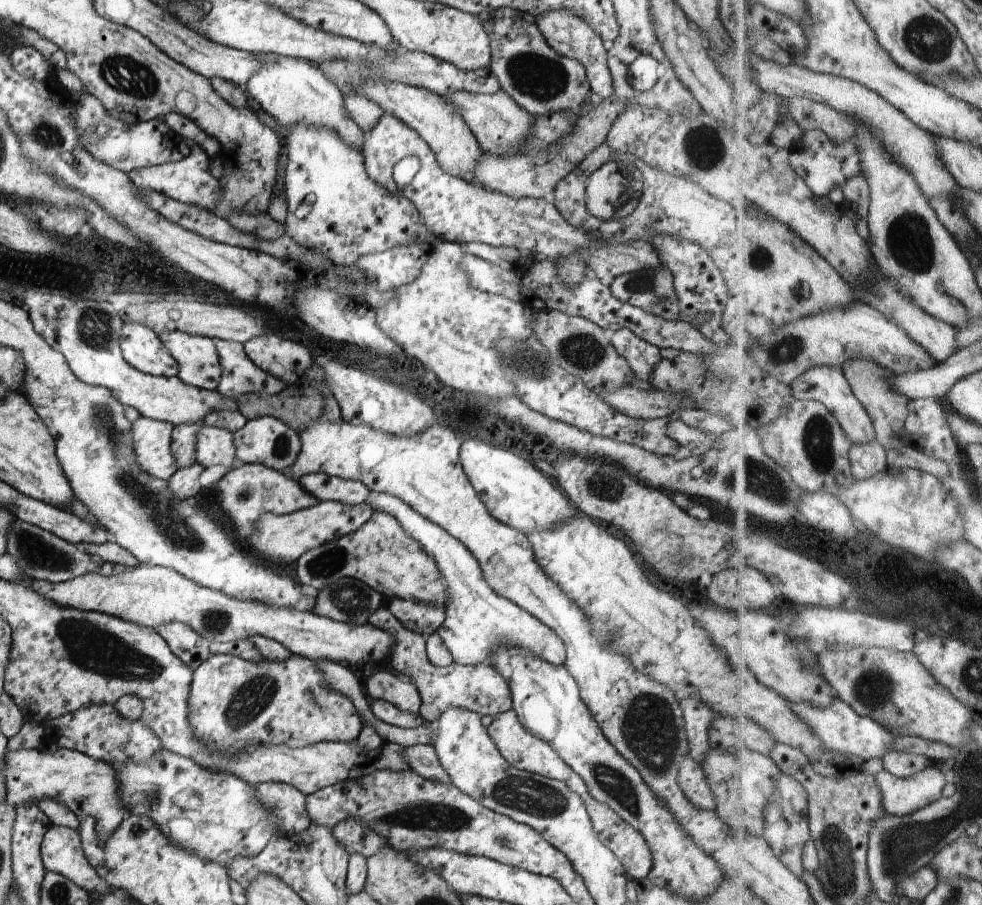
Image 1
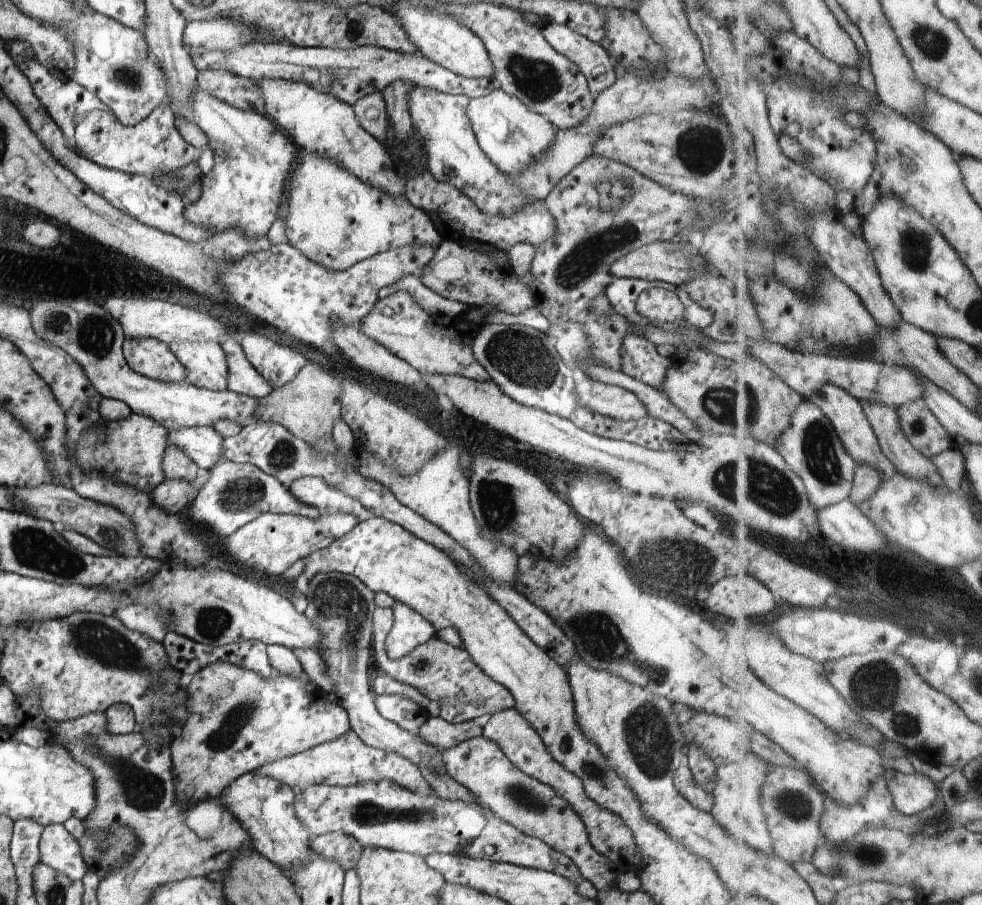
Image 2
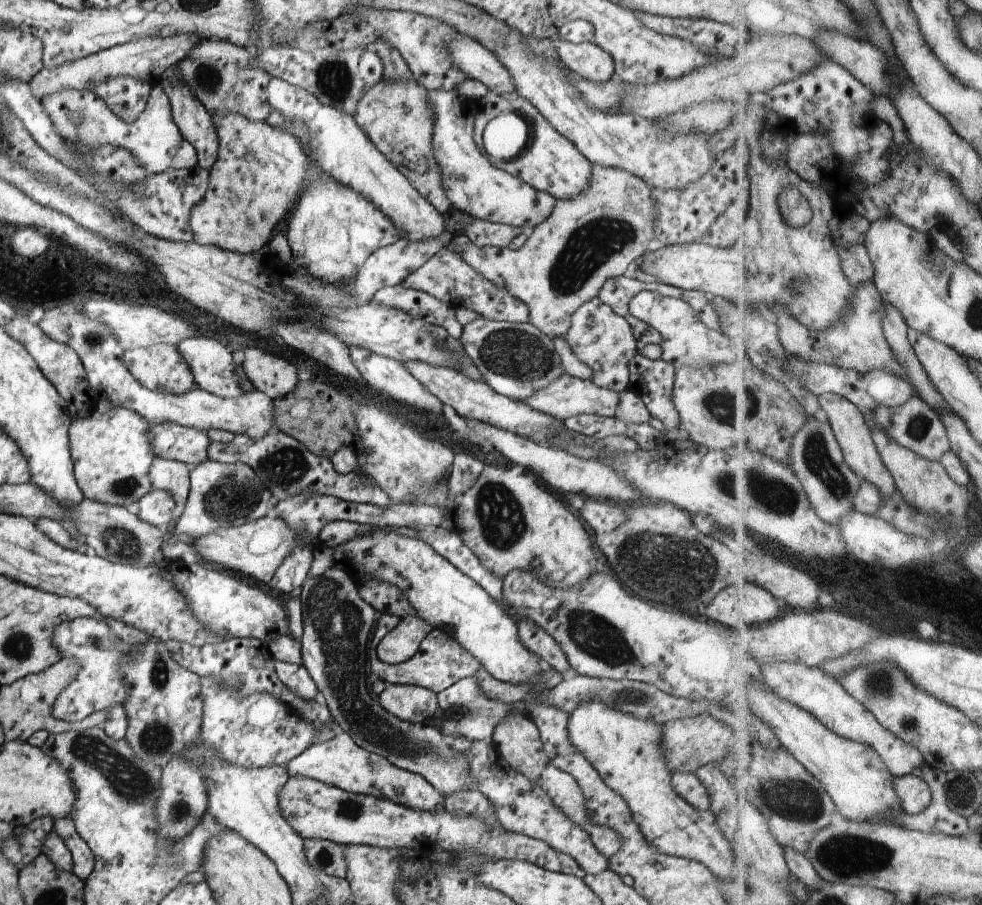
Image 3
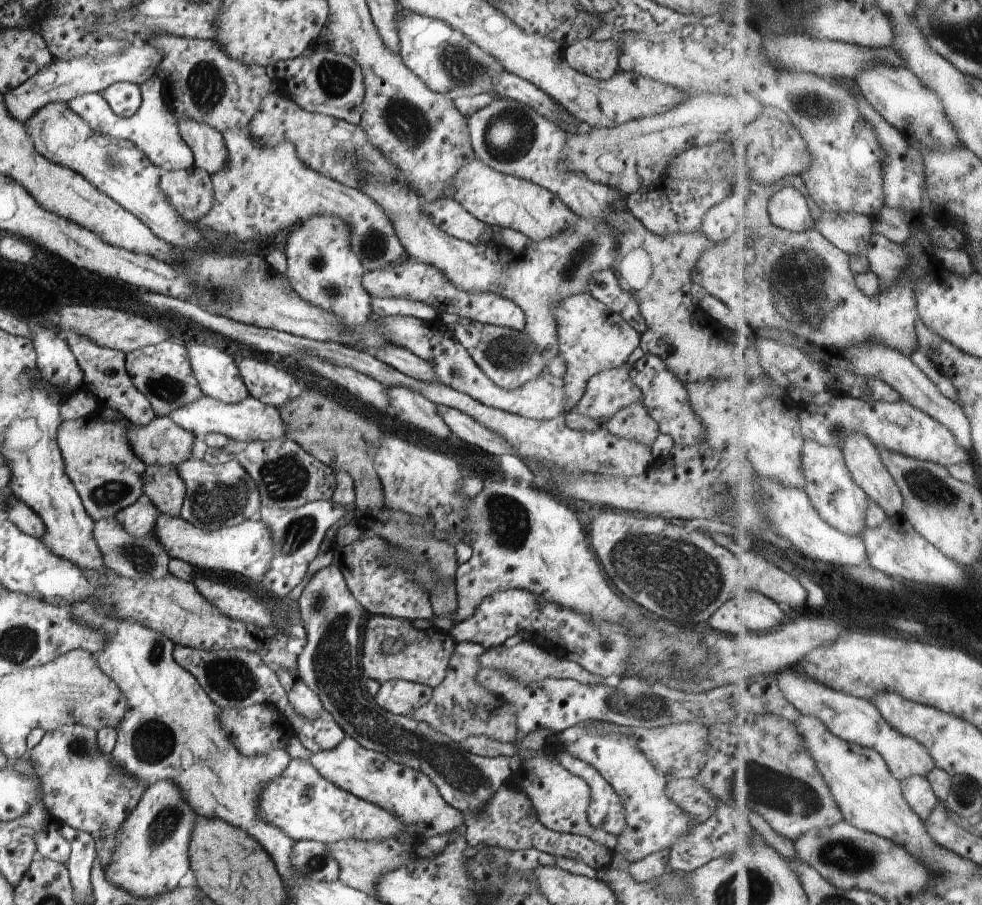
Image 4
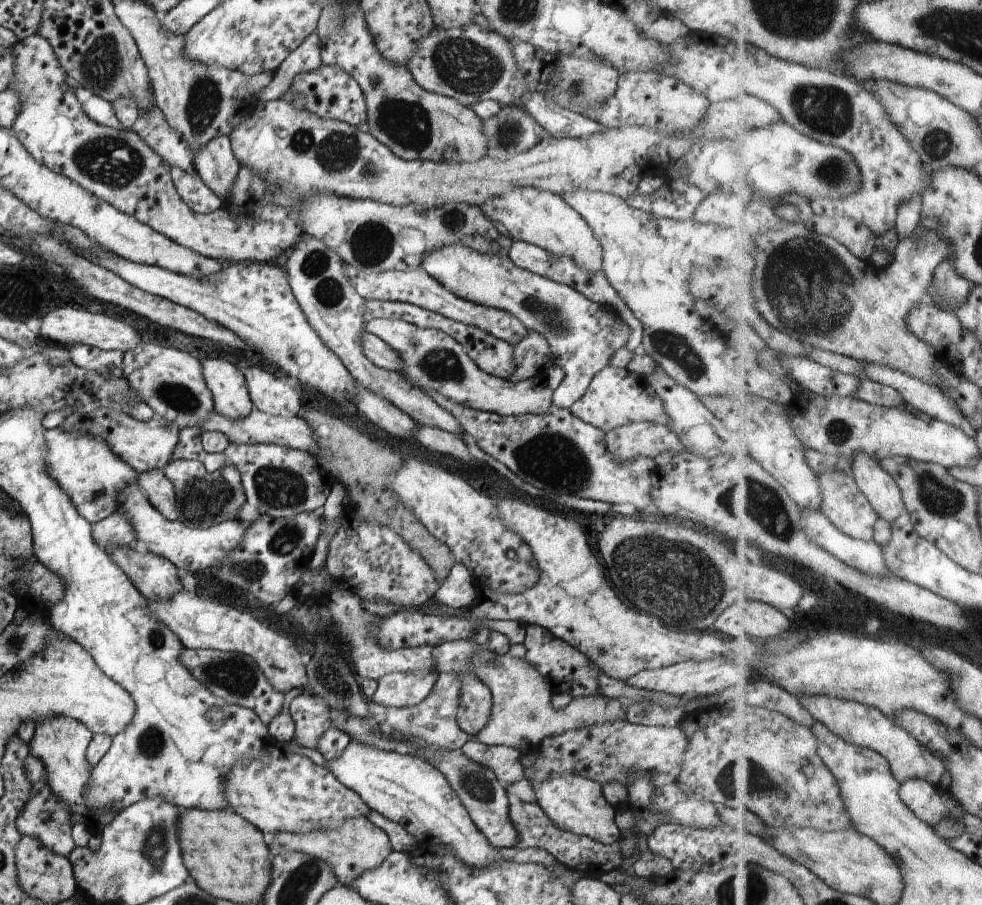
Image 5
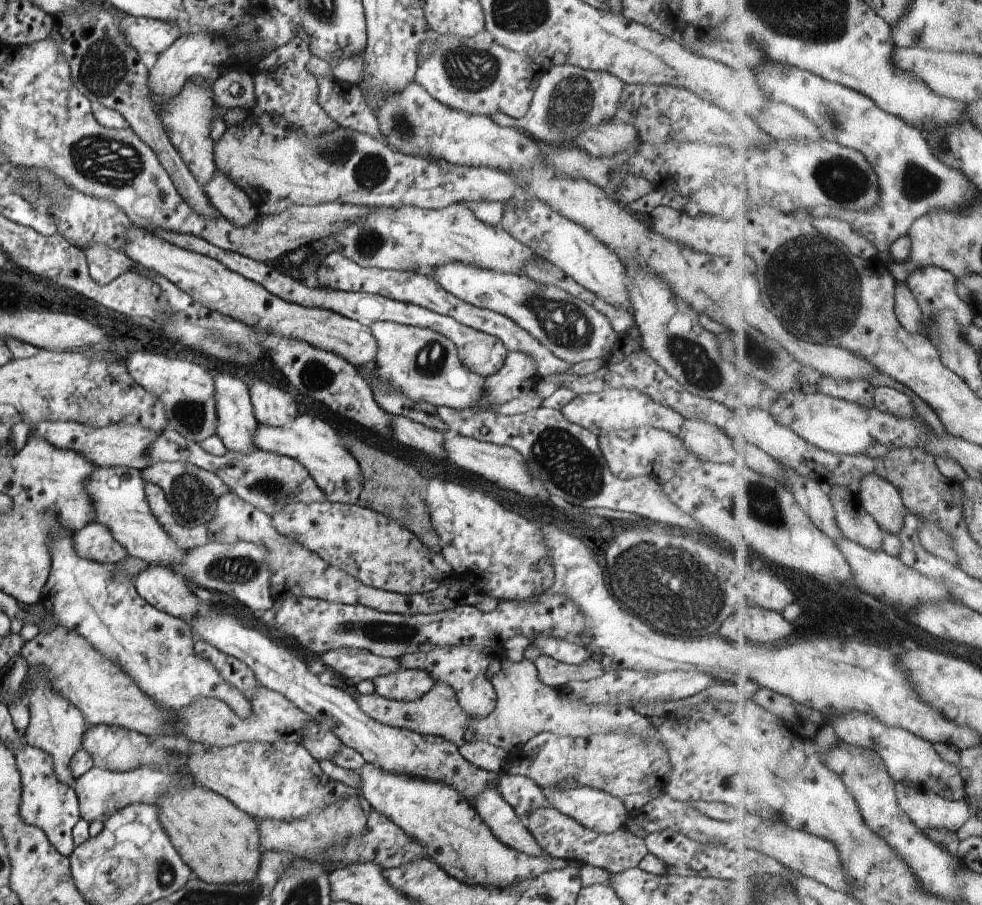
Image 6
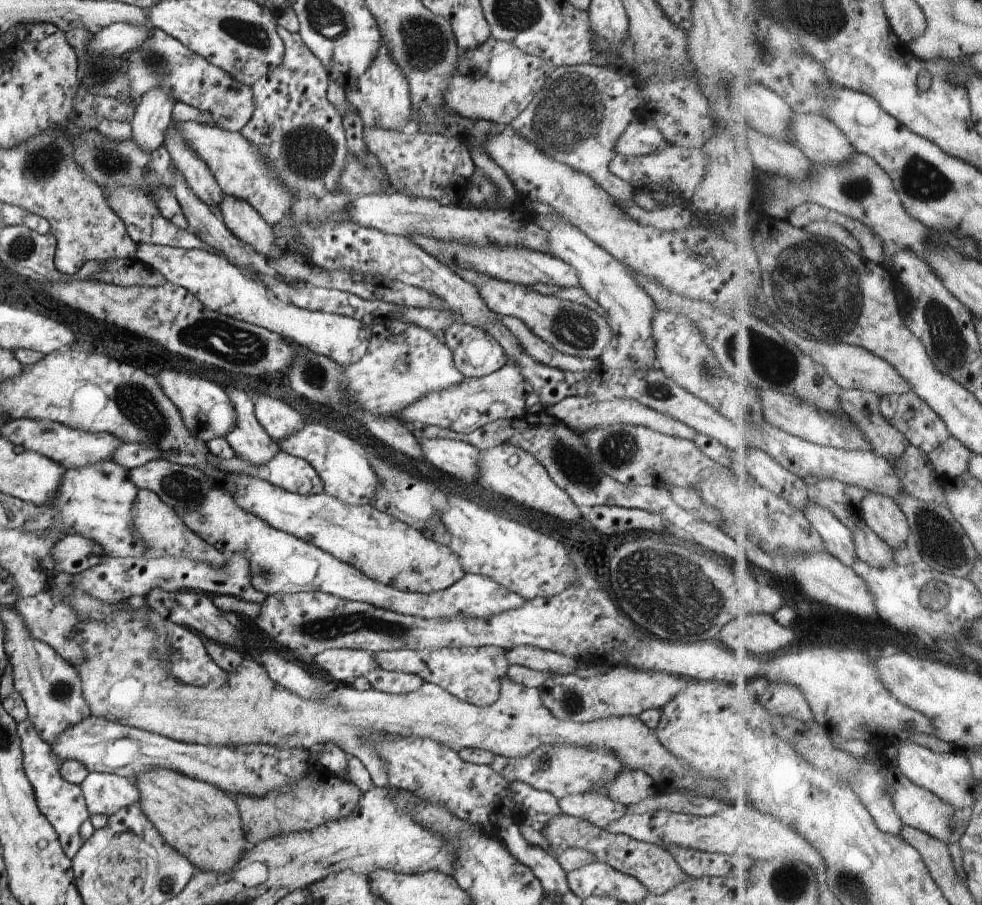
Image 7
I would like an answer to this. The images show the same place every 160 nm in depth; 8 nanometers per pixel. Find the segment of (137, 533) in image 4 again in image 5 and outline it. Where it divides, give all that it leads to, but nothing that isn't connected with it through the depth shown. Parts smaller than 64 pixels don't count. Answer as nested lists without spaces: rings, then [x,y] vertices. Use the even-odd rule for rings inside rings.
[[[118,511],[94,523],[91,535],[101,549],[107,544],[119,544],[119,546],[123,544],[133,549],[137,542],[131,524]]]

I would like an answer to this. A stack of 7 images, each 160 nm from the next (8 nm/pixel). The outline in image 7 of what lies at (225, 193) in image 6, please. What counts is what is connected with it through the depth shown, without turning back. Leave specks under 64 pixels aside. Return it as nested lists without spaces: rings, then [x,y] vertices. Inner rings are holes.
[[[226,195],[218,207],[222,223],[234,237],[266,260],[281,258],[283,250],[276,245],[271,226],[247,202]]]

